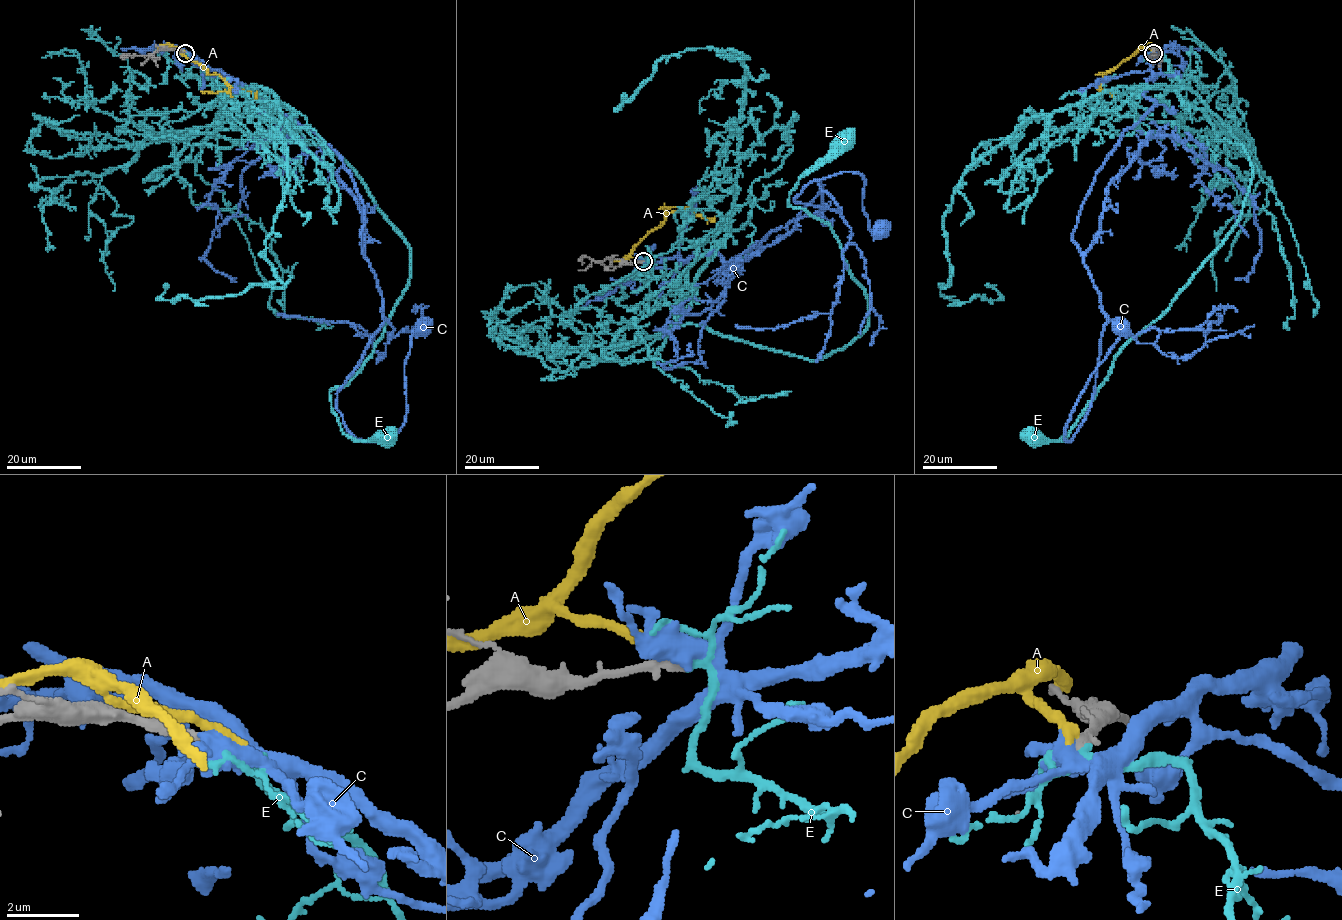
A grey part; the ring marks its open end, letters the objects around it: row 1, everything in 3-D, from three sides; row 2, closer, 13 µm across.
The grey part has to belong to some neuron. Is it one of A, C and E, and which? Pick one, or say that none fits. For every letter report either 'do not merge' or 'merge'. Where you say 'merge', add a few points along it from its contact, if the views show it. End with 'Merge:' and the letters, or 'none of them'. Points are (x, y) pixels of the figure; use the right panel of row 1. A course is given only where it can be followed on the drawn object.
A: do not merge
C: do not merge
E: merge | via (1154, 52), (1216, 139), (1246, 152), (1250, 189), (1235, 227), (1115, 357), (1073, 428), (1056, 440), (1035, 436)
Merge: E

